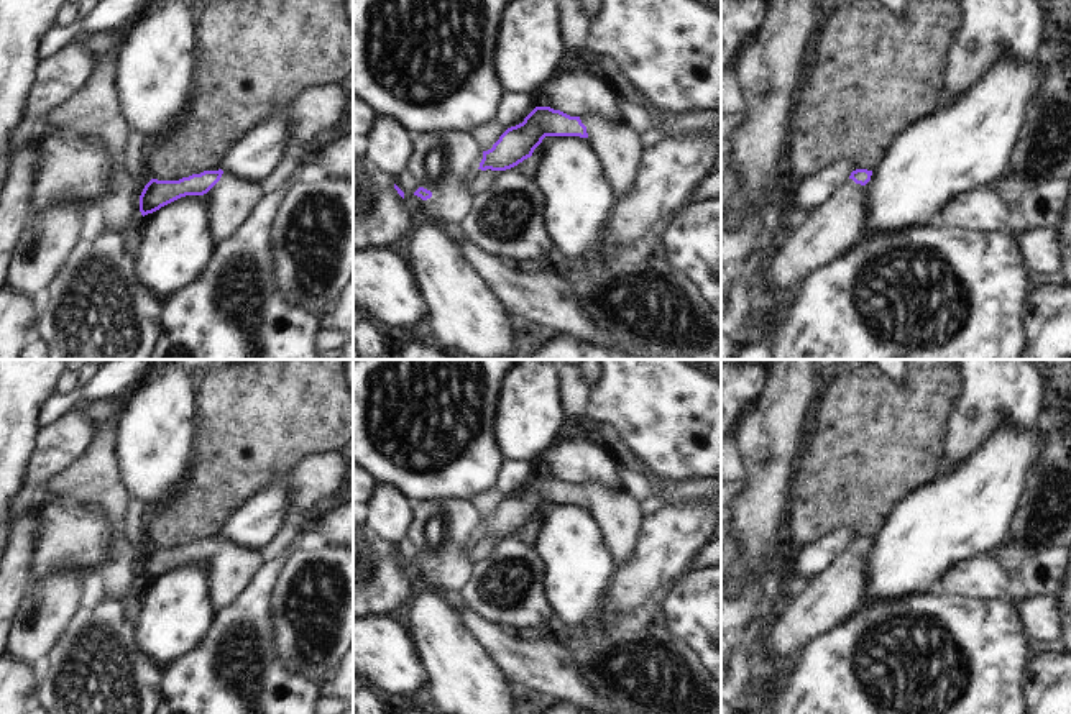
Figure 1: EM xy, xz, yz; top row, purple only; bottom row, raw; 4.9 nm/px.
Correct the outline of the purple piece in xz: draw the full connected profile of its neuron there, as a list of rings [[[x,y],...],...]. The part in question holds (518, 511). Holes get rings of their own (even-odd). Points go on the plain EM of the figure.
[[[536,474],[522,491],[508,496],[491,517],[483,519],[481,538],[506,538],[531,525],[545,504],[586,506],[600,520],[604,538],[619,563],[637,550],[647,522],[644,501],[604,481],[570,484],[550,474]]]

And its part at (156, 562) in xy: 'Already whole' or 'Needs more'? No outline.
Needs more

